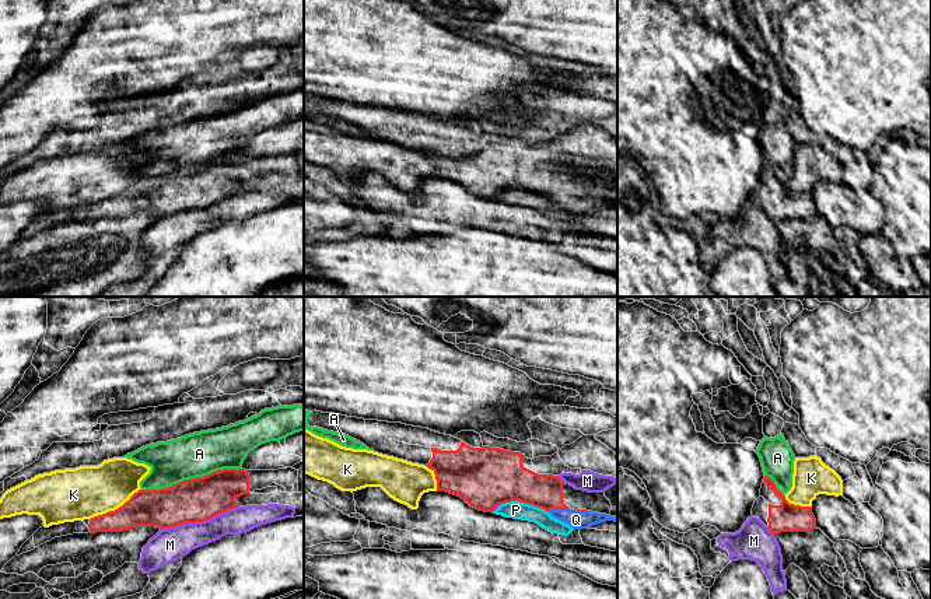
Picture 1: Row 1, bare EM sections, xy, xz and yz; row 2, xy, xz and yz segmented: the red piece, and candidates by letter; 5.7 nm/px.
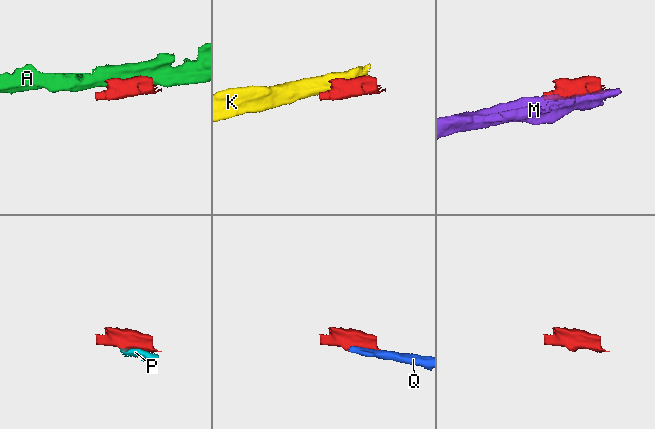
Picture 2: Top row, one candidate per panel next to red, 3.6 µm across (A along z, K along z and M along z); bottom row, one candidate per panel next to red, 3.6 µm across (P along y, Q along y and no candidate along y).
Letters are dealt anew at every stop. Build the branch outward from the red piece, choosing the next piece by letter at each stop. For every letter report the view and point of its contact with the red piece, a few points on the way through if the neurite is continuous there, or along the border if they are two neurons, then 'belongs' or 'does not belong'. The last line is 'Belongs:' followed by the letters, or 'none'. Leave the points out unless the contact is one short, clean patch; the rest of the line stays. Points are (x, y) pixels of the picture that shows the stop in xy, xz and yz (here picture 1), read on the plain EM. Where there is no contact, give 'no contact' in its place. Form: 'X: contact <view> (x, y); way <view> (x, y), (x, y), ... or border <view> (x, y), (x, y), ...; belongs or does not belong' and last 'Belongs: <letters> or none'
A: contact xy (191, 165); does not belong
K: contact xy (115, 196); does not belong
M: contact xy (199, 207); does not belong
P: contact xz (524, 189); border xz (501, 189), (522, 188), (546, 198); does not belong
Q: contact xz (557, 195); belongs
Belongs: Q

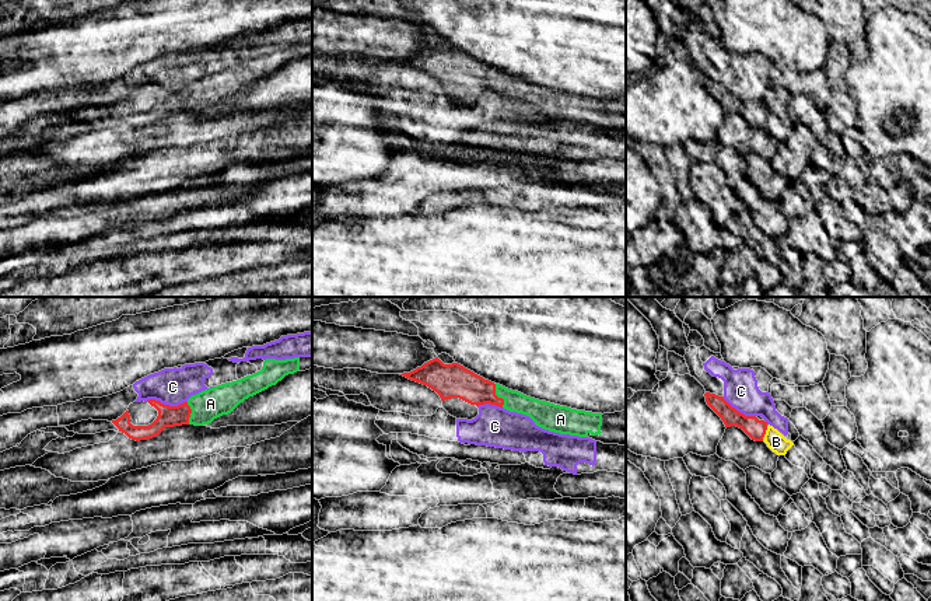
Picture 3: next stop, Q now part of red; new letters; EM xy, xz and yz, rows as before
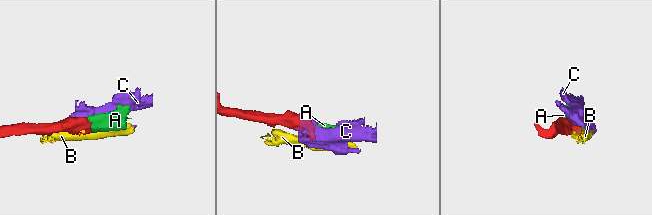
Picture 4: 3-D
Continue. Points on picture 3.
A: contact xz (497, 83); way xz (457, 67), (497, 83), (538, 97); belongs
B: contact yz (765, 118); border yz (767, 112), (763, 122); does not belong
C: contact xy (167, 91); border xy (146, 87), (156, 86), (167, 91), (186, 88); does not belong
Belongs: A

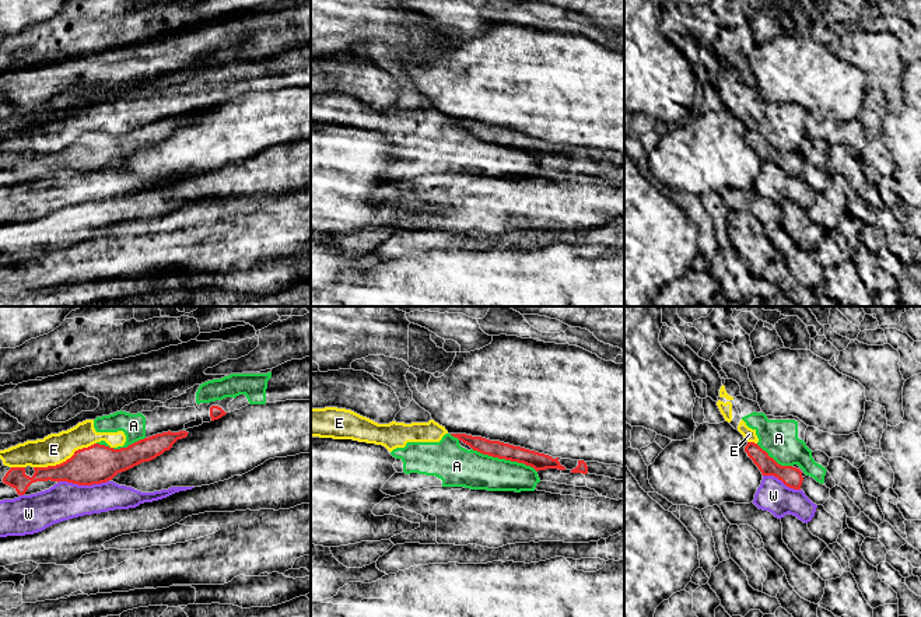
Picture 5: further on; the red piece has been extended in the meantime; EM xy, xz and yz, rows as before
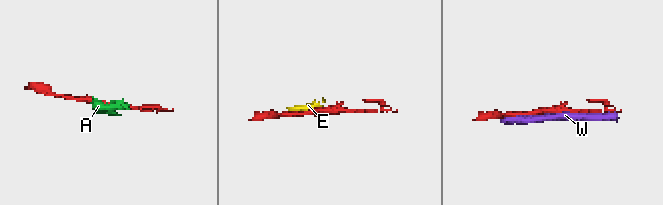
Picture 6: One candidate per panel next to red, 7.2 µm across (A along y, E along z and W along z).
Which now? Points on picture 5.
A: contact xz (504, 144); does not belong
E: contact xy (66, 147); does not belong
W: contact xy (83, 171); does not belong
Belongs: none

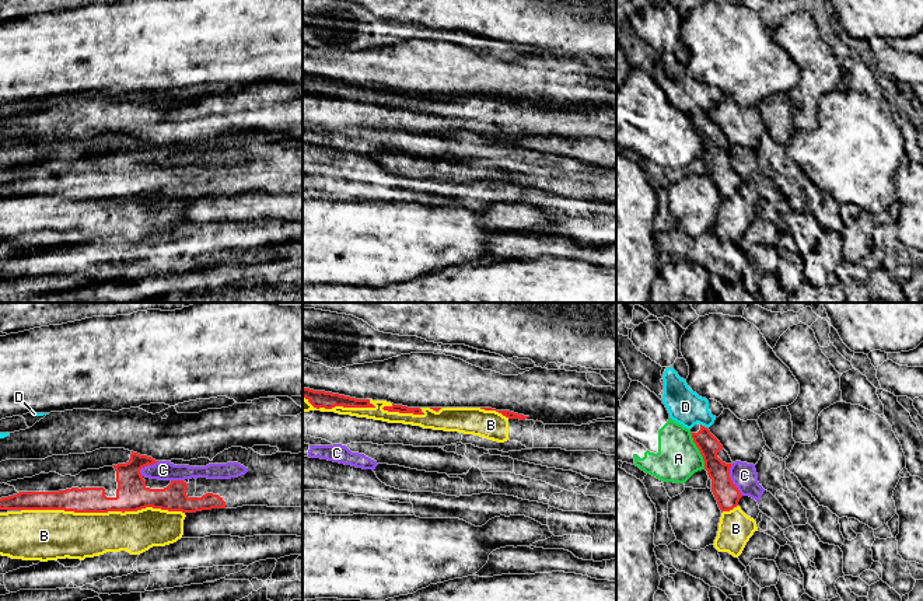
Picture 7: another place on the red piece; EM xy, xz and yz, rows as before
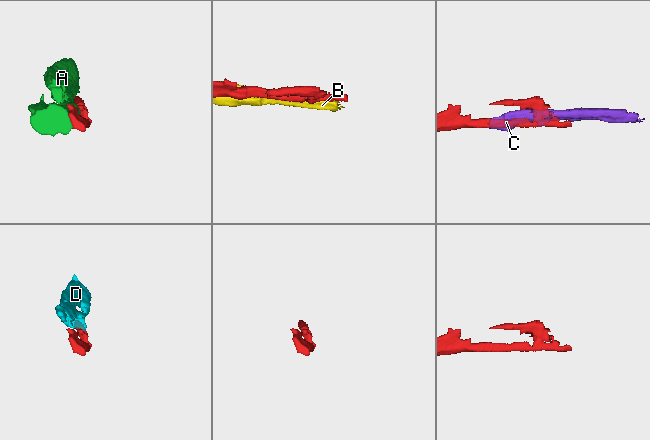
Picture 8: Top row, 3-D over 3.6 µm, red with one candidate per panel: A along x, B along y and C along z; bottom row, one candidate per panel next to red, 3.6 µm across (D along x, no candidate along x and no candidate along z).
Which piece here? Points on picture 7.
A: contact yz (699, 136); does not belong
B: contact xy (102, 198); does not belong
C: contact yz (730, 166); border yz (731, 150), (730, 166), (743, 181); does not belong
D: contact yz (703, 112); does not belong
Belongs: none

